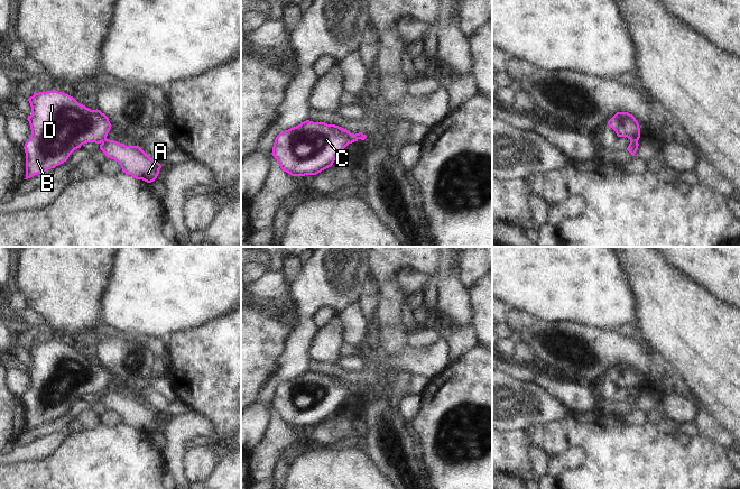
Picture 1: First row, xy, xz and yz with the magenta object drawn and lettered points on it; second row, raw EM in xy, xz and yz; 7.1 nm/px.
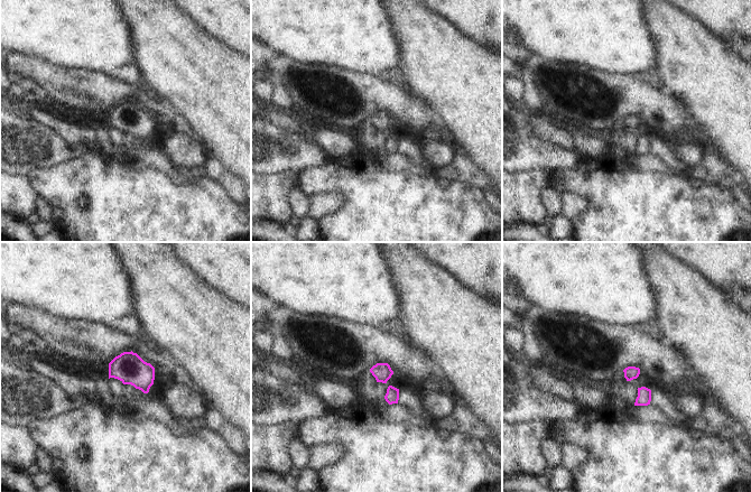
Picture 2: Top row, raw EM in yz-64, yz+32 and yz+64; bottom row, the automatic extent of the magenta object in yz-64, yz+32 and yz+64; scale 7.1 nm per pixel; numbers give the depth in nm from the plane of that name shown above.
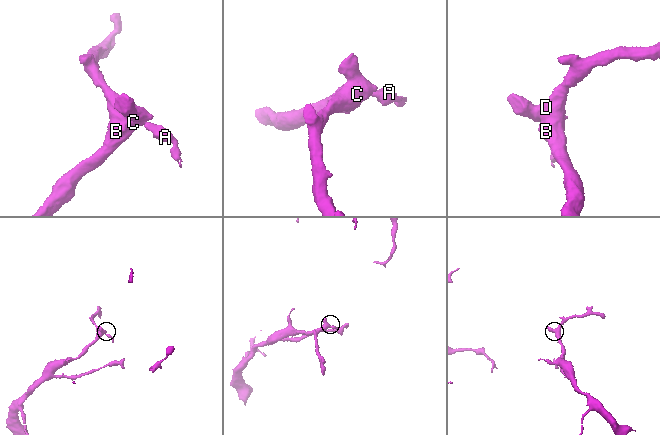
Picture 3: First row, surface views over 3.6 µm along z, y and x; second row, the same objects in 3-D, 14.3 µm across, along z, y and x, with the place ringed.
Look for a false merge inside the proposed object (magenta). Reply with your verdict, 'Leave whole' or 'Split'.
Split.

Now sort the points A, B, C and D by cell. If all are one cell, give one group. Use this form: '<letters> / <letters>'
A / B C D

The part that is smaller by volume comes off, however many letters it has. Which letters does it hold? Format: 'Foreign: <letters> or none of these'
Foreign: A

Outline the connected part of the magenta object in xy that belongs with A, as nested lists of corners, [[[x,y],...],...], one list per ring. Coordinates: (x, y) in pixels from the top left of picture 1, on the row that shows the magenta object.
[[[107,139],[100,145],[100,149],[108,158],[114,159],[121,166],[123,173],[136,179],[151,183],[157,178],[161,168],[161,165],[149,157],[138,145],[126,146]]]

